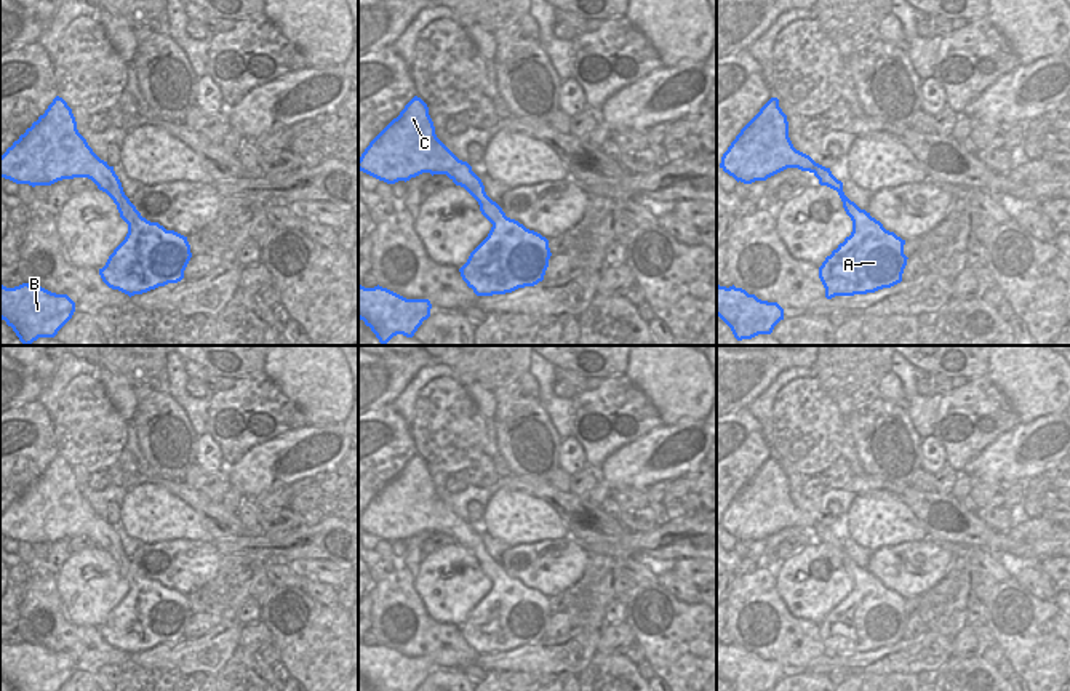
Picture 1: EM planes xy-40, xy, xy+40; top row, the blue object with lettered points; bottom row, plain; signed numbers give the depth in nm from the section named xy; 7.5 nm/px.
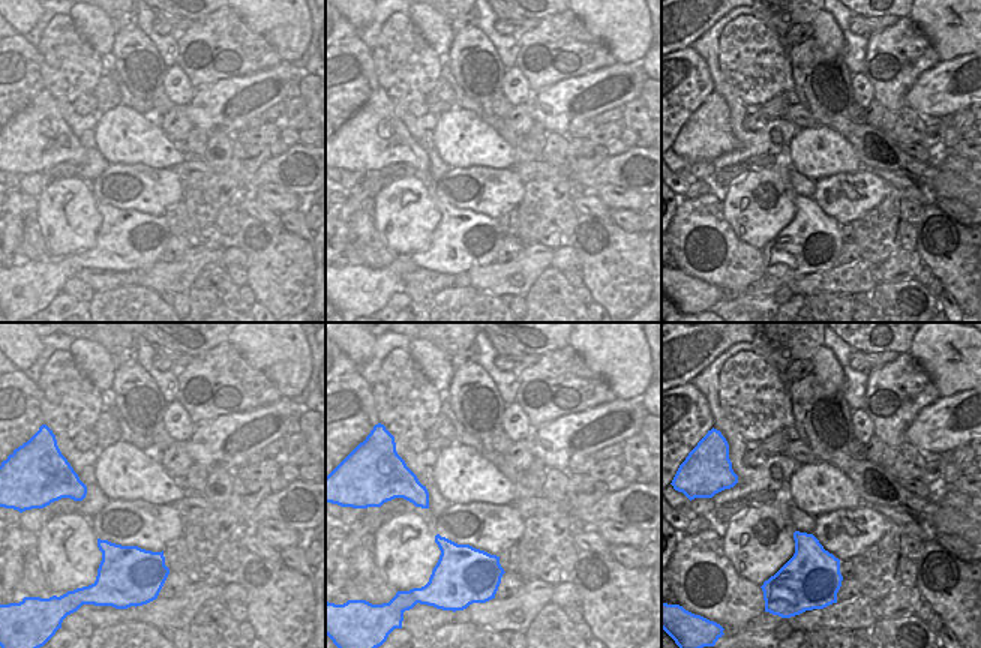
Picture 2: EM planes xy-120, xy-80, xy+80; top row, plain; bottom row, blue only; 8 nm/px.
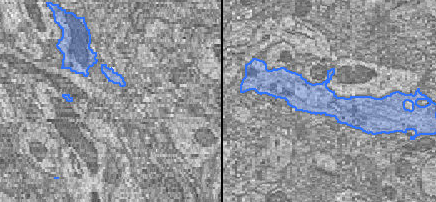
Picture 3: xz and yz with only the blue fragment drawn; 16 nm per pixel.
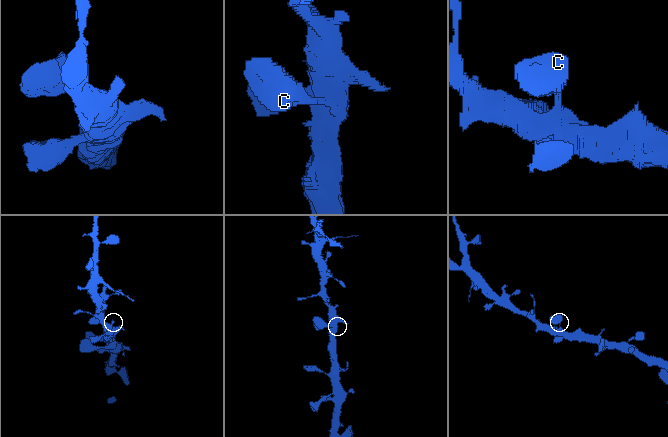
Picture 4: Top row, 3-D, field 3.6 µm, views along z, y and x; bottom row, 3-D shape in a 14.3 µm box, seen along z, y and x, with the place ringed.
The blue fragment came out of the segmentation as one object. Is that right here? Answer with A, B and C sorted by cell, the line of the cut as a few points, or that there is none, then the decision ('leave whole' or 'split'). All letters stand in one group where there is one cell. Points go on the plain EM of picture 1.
A B C; no cut; leave whole

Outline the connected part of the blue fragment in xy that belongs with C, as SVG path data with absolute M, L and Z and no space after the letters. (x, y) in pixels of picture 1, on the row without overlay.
M414 454L397 477L393 477L365 507L358 517L358 528L387 542L409 539L422 531L446 533L456 544L464 545L480 563L481 573L493 582L488 595L470 611L459 627L462 638L477 654L512 651L534 645L544 638L552 614L549 598L505 574L493 560L481 537L467 520L459 518L435 493L427 462Z

